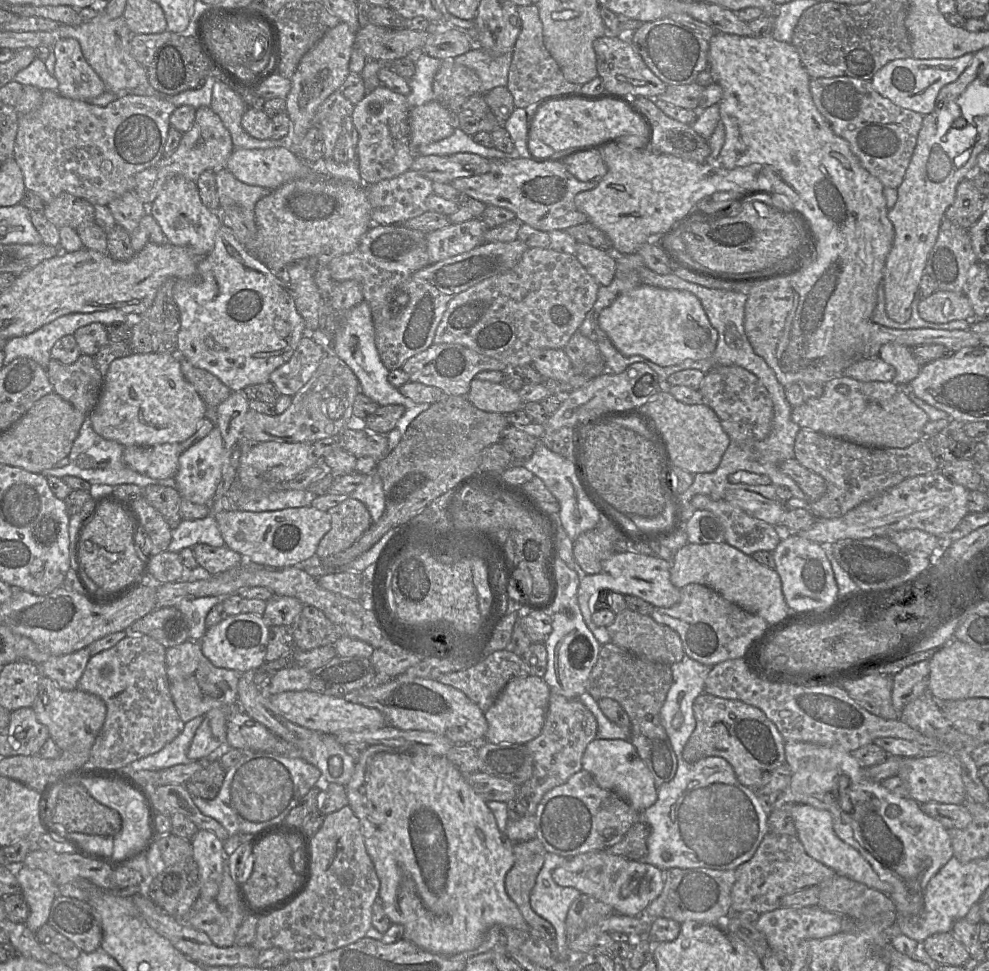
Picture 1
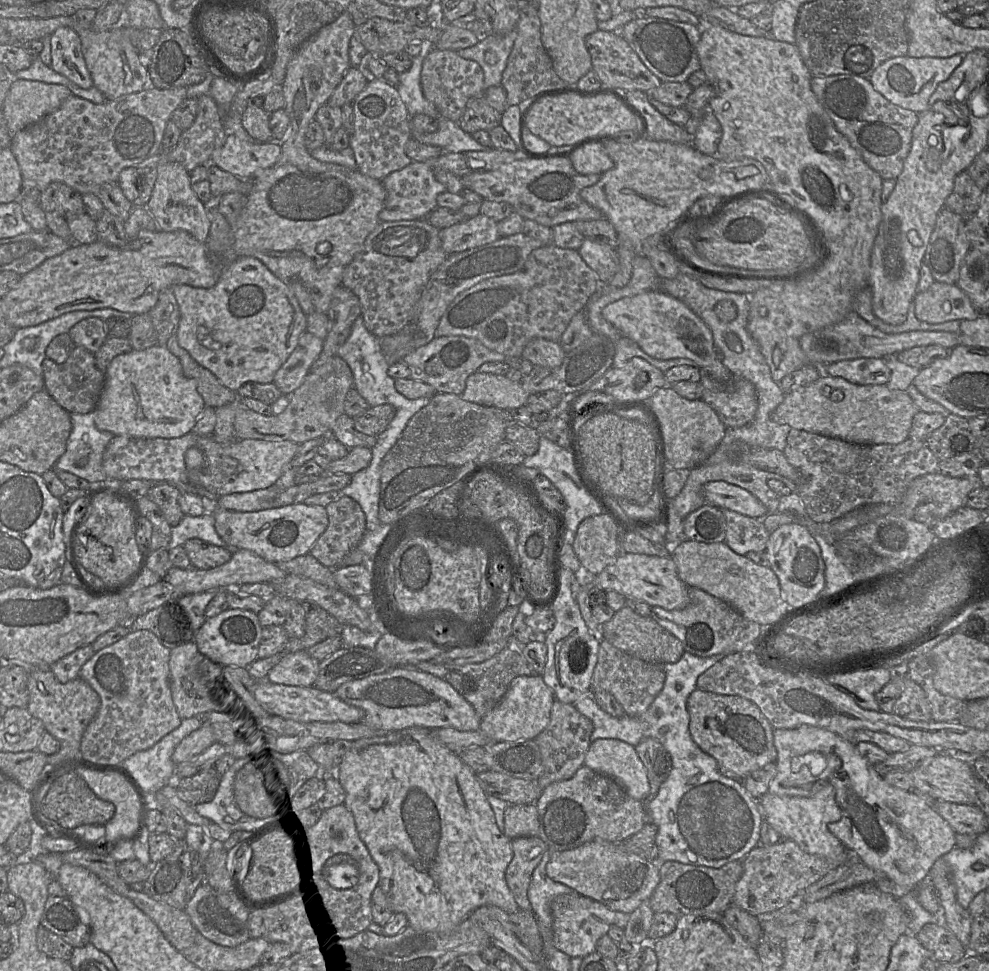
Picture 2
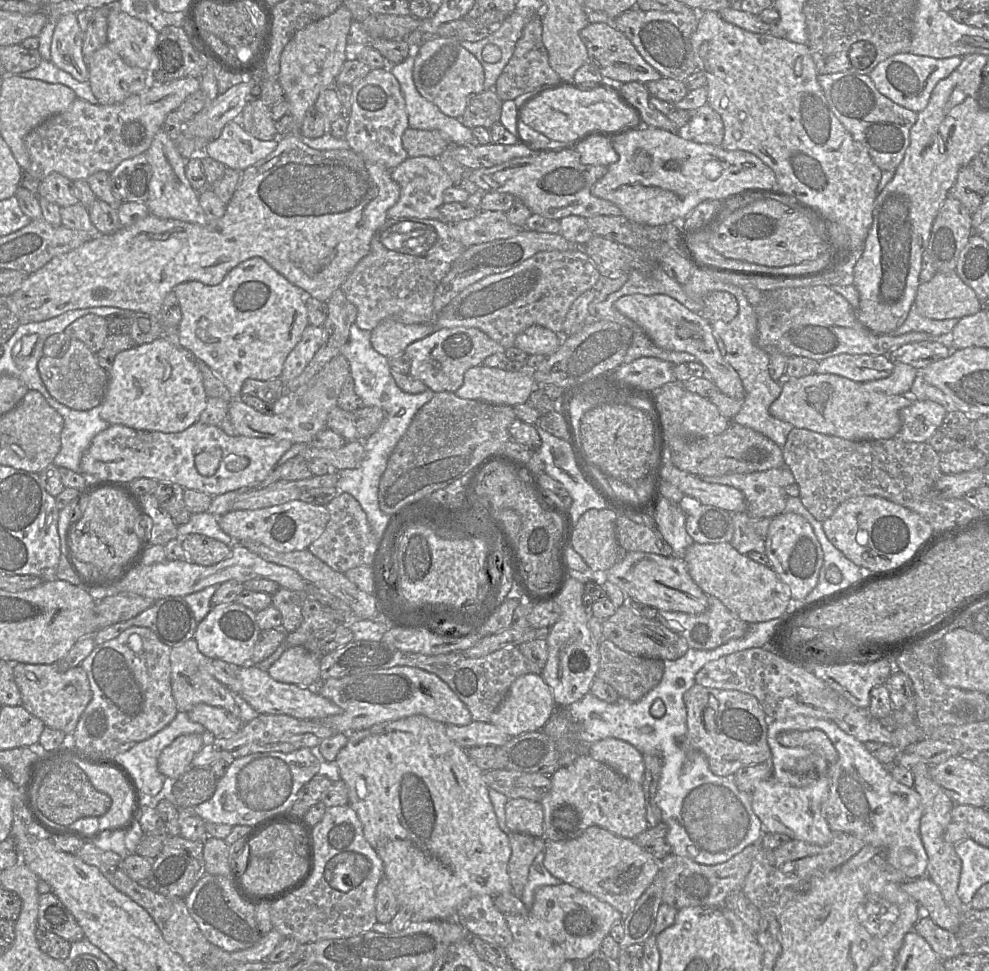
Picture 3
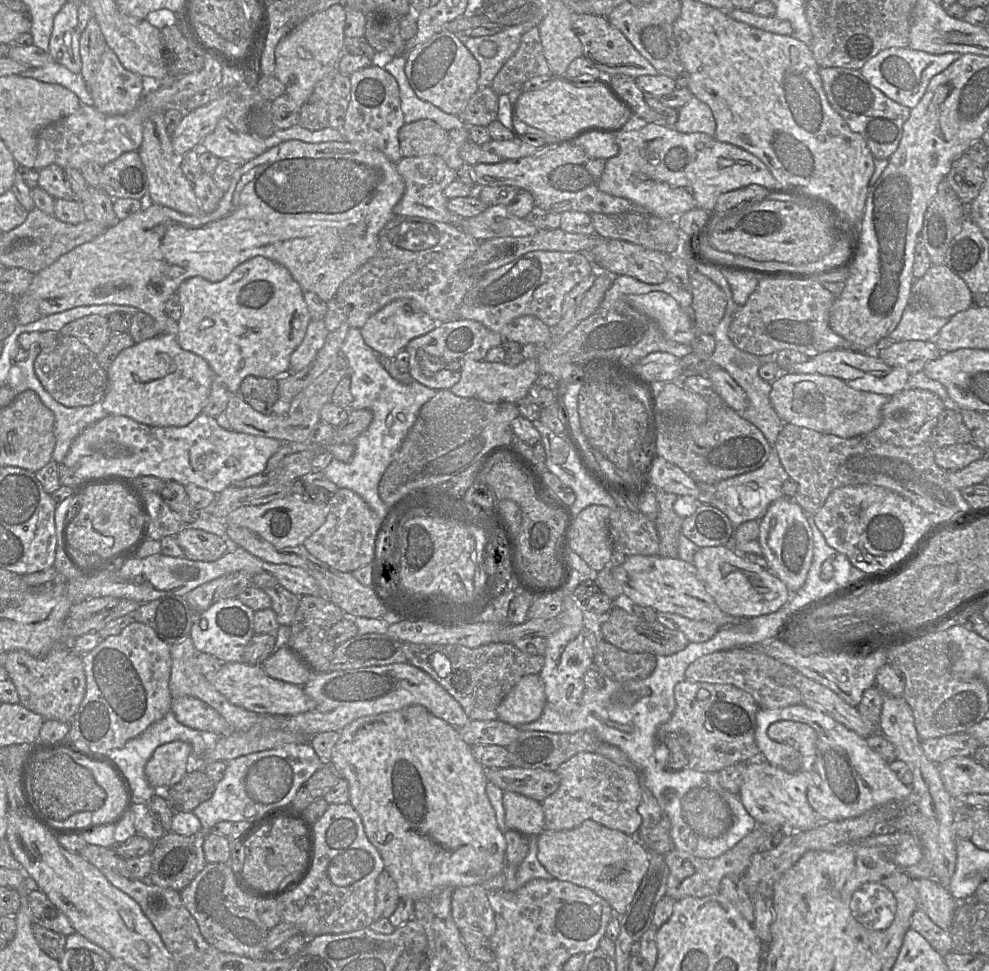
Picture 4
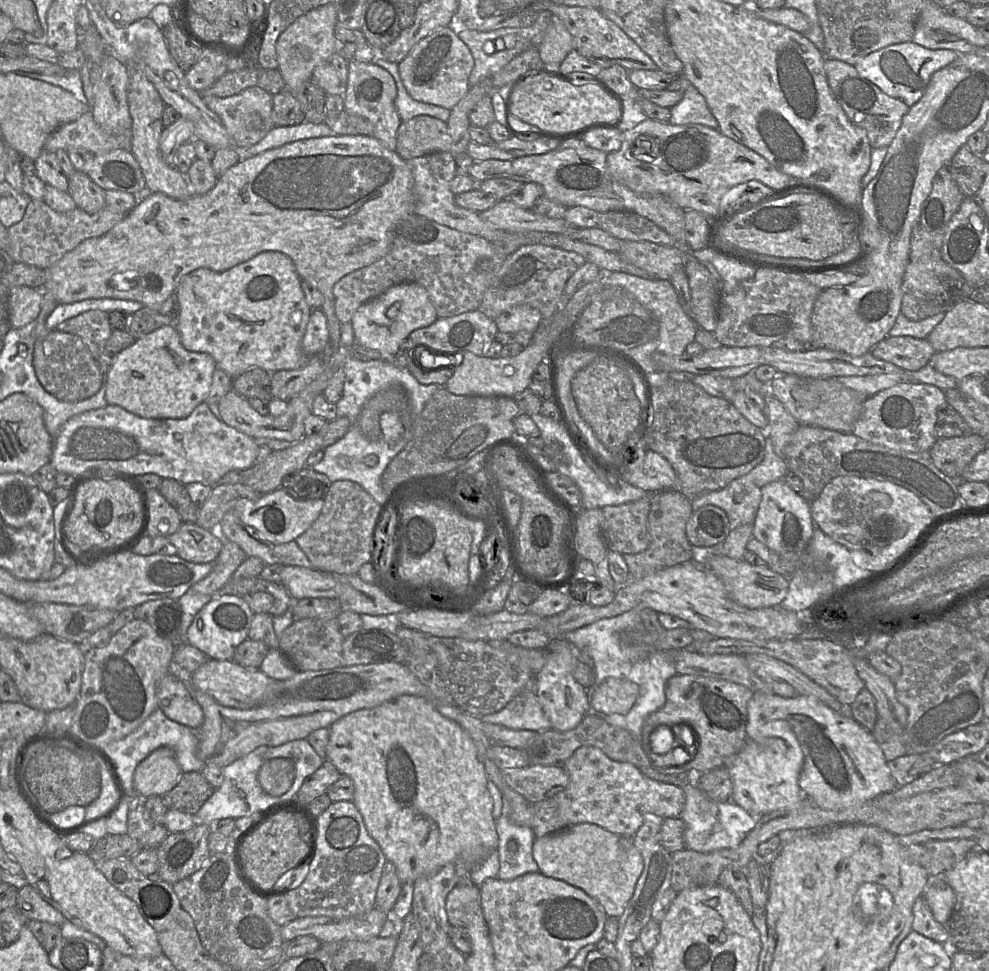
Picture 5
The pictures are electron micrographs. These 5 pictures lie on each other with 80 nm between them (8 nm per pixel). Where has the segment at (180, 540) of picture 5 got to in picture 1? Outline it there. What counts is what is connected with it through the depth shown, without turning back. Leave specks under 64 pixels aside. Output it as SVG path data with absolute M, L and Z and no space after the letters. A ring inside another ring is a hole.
M196 544L191 547L193 555L199 567L211 575L217 575L238 566L243 557L228 548L213 547L208 544Z

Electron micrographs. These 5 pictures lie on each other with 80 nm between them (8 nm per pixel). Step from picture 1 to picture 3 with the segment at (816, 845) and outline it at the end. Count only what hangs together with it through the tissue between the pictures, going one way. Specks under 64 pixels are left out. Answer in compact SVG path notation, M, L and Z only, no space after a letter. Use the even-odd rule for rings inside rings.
M825 776L806 787L788 786L770 778L756 786L750 795L751 805L765 831L785 834L793 840L825 846L833 837L833 831L821 814L821 807L828 798L829 791L830 783Z

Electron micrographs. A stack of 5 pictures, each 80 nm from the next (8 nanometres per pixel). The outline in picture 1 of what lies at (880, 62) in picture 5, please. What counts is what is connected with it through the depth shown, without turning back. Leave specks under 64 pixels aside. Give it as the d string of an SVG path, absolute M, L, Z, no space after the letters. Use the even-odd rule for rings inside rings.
M973 53L954 59L897 59L882 67L872 78L874 89L899 107L928 115L935 108L940 90L955 82L973 60Z

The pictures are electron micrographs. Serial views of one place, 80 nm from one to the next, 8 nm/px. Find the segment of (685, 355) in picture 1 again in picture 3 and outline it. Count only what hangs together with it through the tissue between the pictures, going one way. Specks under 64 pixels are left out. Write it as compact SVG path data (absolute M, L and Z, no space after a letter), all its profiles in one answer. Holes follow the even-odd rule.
M664 294L625 295L615 302L615 308L635 322L656 346L694 355L722 393L737 400L744 399L745 389L738 373L724 360L717 347L711 323L700 313L689 310L676 299Z

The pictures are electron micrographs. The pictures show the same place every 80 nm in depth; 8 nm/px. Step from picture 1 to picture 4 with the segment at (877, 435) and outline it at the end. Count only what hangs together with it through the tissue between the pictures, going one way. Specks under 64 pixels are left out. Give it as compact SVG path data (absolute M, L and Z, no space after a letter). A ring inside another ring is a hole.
M782 371L771 382L772 407L785 423L842 438L853 438L874 431L881 424L882 408L889 399L886 395L855 390L839 378L820 374Z

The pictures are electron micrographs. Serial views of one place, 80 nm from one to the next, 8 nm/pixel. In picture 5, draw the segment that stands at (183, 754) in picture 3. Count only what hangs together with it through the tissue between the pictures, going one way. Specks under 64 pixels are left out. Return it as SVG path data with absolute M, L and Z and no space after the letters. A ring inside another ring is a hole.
M168 746L159 747L137 765L134 790L142 799L163 796L177 785L182 773L175 751Z

